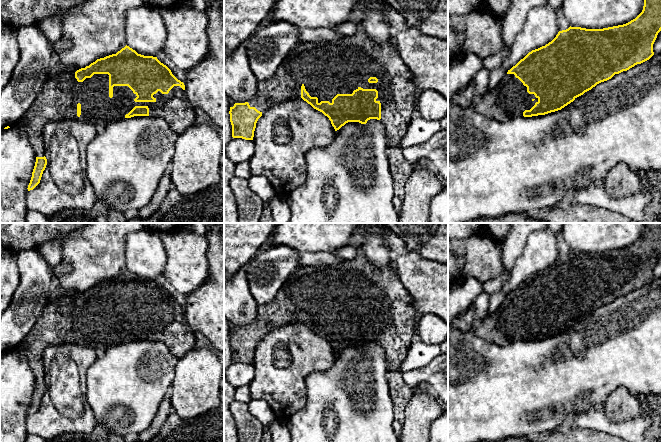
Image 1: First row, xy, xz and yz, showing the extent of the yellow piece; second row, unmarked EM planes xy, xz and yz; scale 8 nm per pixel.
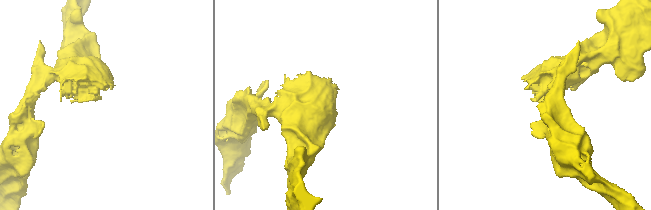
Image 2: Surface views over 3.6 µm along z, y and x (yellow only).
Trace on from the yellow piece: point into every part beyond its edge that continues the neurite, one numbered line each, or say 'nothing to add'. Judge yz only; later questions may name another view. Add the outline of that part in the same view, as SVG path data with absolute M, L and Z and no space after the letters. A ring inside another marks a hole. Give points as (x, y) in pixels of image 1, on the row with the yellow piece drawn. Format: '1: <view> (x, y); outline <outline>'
1: yz (509, 98); outline M506 74L494 89L474 103L474 107L486 118L506 121L523 116L523 112L530 110L536 102L538 98L529 94L527 87L514 74Z

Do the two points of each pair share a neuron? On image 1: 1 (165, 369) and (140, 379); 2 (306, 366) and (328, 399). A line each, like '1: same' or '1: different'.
1: same
2: different

